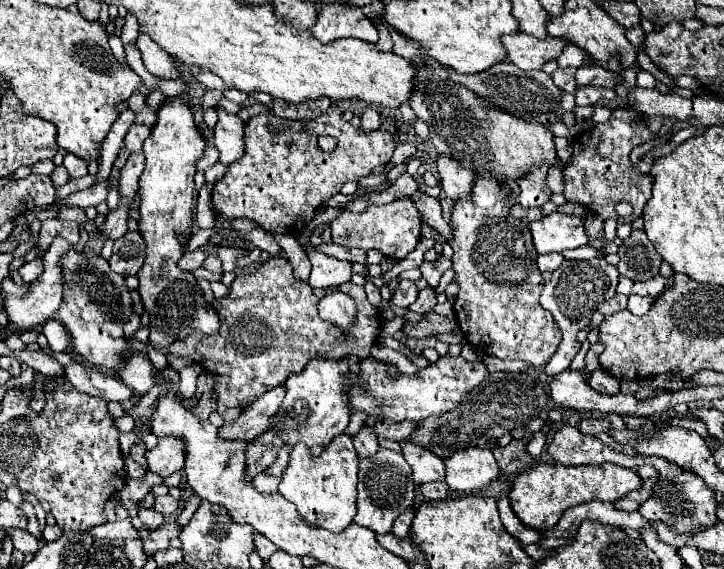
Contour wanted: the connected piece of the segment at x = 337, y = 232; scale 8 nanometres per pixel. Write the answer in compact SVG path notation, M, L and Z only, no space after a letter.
M400 198L384 206L370 204L364 212L342 212L330 224L334 244L348 246L348 248L360 248L360 250L374 248L380 254L394 258L394 260L406 258L416 248L416 244L420 242L420 226L422 226L420 214L414 208L410 198Z

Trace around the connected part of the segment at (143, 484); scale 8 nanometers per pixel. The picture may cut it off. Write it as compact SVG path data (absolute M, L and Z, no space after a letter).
M147 472L142 479L126 479L124 487L120 491L120 497L131 518L137 516L138 503L145 498L152 487L162 483L163 479L151 472Z

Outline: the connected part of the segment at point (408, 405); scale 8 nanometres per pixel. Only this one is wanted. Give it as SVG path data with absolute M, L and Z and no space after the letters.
M442 356L436 364L430 364L428 368L420 370L416 376L388 376L388 364L376 360L376 358L366 358L360 362L360 376L356 382L366 382L366 390L362 390L358 384L352 386L350 394L350 410L362 410L368 416L380 416L380 418L390 418L394 422L400 420L416 420L422 422L424 418L436 414L444 414L452 410L452 400L460 400L460 396L468 394L474 386L478 386L484 376L488 376L488 370L482 362L466 362L464 358L452 358L452 356Z

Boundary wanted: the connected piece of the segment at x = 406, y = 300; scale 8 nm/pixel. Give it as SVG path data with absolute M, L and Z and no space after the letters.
M400 280L396 294L392 296L392 304L398 308L408 308L418 296L418 286L414 280Z

